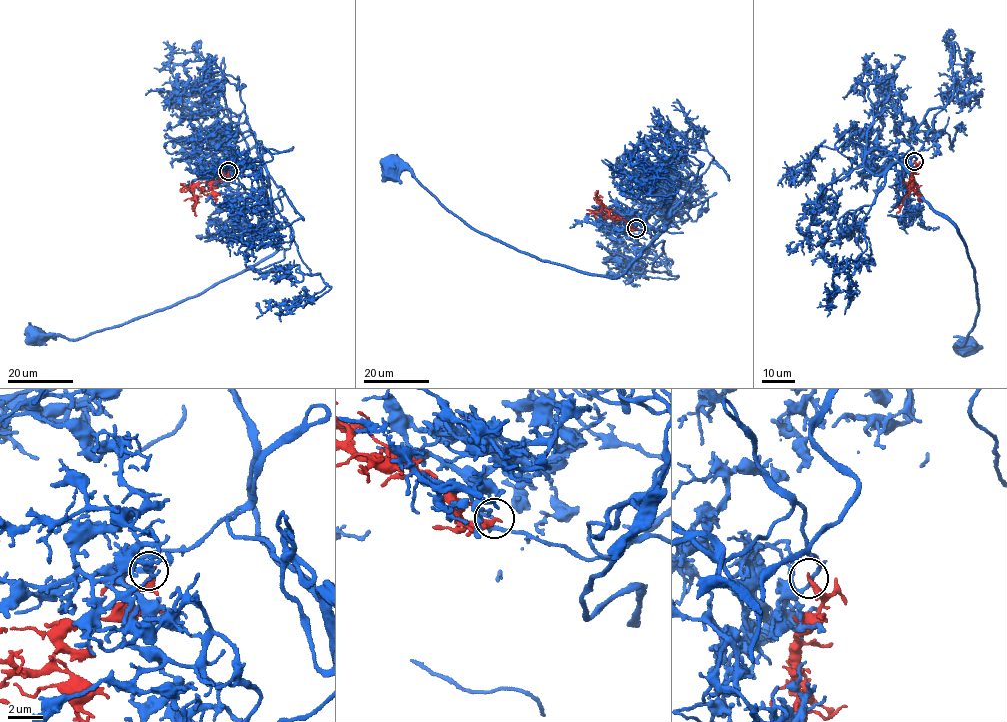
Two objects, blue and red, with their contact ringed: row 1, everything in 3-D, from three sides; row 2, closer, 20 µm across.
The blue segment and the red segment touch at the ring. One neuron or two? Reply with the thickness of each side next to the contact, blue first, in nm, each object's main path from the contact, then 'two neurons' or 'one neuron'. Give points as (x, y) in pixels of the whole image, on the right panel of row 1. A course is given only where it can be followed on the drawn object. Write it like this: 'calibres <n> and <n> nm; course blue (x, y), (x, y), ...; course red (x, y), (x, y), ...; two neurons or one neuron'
calibres 200 and 360 nm; course blue (914, 161), (912, 147), (897, 161), (930, 207), (955, 224), (975, 267), (980, 304), (959, 343), (965, 344); course red (914, 161), (916, 167), (909, 193), (903, 198), (900, 210), (896, 212); one neuron

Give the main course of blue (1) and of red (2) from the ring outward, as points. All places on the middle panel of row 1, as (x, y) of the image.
1: (636, 228), (655, 235), (663, 226), (627, 271), (590, 275), (482, 235), (410, 171), (393, 167)
2: (636, 228), (630, 227), (599, 205), (601, 200), (595, 195), (596, 192)

